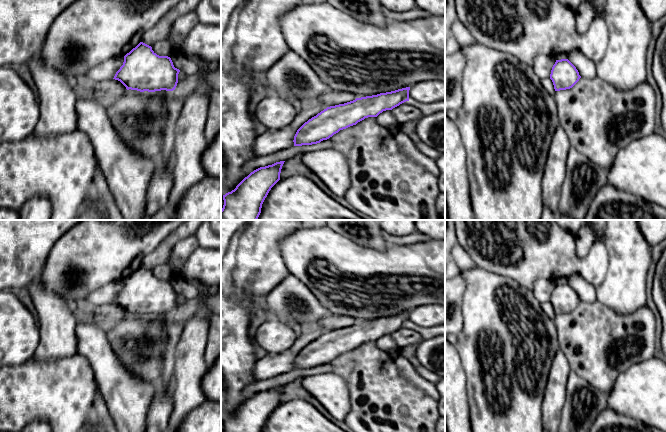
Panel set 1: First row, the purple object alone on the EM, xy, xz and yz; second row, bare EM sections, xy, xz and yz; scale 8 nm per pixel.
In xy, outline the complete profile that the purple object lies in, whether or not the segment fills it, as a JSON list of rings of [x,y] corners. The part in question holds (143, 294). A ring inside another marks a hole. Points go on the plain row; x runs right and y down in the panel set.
[[[140,266],[124,280],[123,289],[113,303],[120,305],[127,314],[173,315],[179,296],[170,281],[157,279],[151,270]]]

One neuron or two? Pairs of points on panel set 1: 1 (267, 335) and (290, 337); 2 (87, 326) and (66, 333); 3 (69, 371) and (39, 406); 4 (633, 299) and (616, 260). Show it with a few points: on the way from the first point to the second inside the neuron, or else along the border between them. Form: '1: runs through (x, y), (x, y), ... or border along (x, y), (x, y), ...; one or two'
1: runs through (273, 336), (284, 337); one
2: border along (79, 318), (75, 328), (76, 352); two
3: runs through (65, 380), (48, 397); one
4: runs through (625, 289), (625, 270); one

